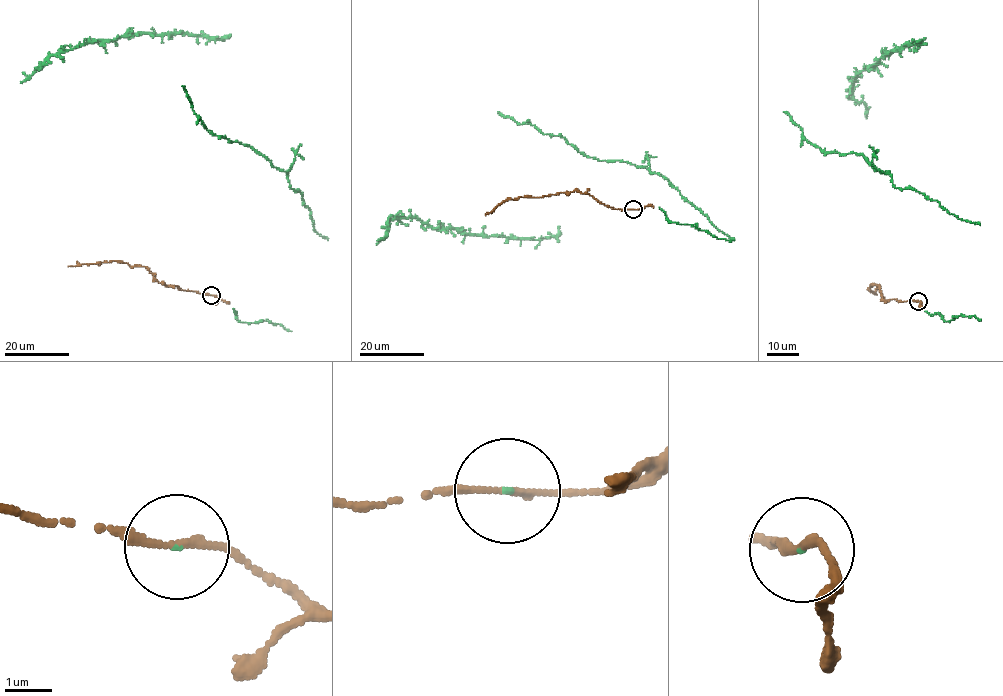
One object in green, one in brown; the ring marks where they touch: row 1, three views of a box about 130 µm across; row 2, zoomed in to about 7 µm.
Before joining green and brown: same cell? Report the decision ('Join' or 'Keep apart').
Join

